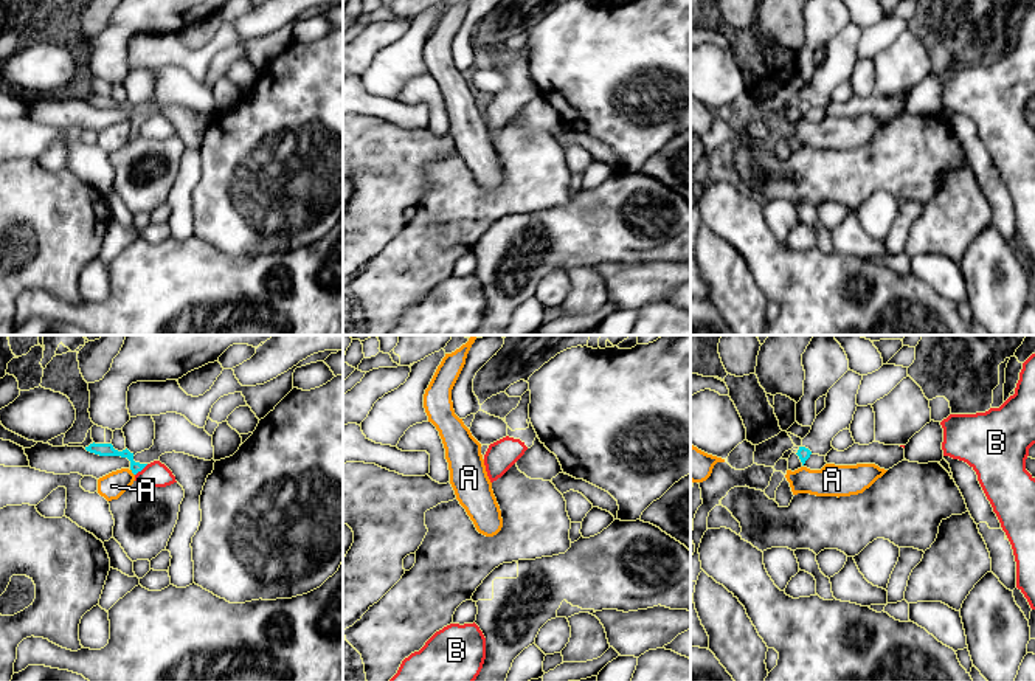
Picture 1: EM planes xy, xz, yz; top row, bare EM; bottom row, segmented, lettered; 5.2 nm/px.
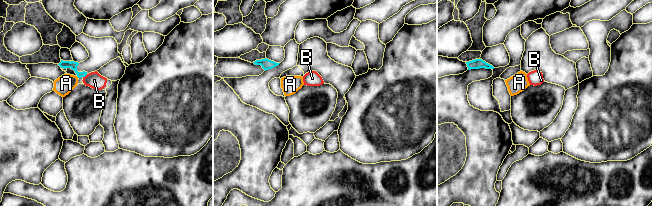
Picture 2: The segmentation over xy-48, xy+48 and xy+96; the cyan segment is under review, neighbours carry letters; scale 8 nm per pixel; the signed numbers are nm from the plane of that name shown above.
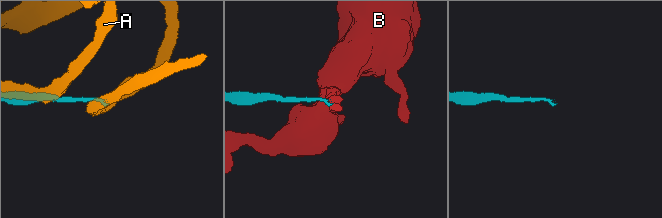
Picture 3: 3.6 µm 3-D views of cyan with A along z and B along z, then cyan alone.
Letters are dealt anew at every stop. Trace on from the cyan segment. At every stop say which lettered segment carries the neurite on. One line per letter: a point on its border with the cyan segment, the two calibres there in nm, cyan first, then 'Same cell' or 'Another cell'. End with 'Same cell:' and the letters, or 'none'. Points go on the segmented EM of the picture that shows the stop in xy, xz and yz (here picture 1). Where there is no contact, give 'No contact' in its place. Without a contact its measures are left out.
A: Touches cyan at xy (132, 472). Thickness 60 nm (cyan) against 140 nm. Another cell
B: Touches cyan at xy (141, 469). Thickness 60 nm (cyan) against 130 nm. Another cell
Same cell: none

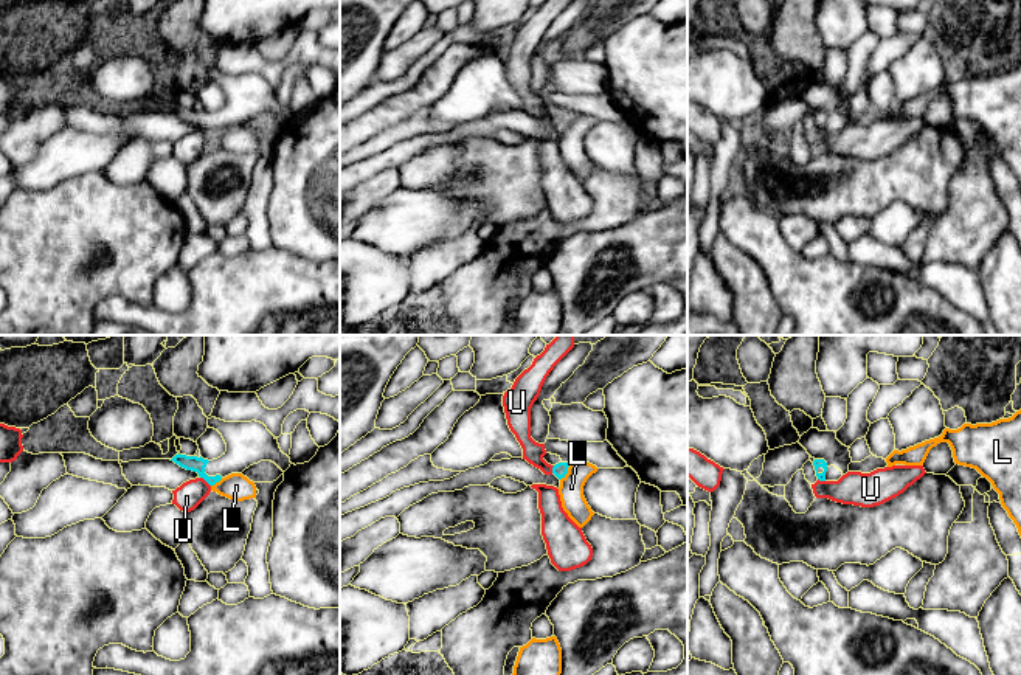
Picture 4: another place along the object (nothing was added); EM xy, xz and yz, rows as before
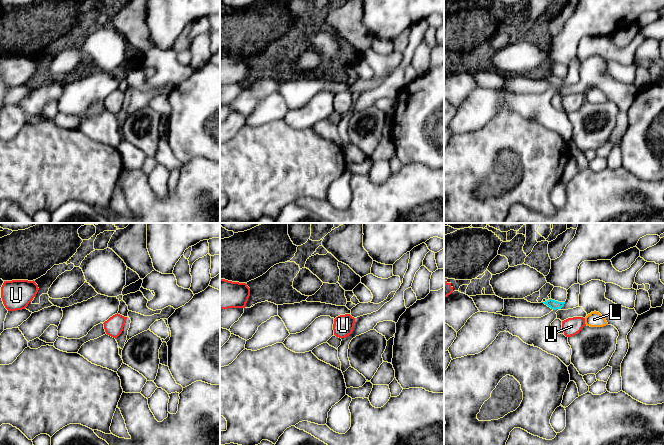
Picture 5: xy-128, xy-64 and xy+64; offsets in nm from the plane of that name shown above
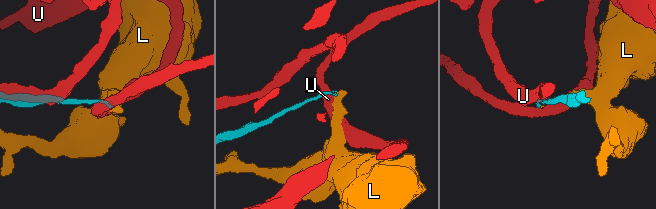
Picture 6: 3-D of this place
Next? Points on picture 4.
L: Touches cyan at xz (567, 472). Thickness 70 nm (cyan) against 130 nm. Another cell
U: Touches cyan at xy (205, 480). Thickness 80 nm (cyan) against 140 nm. Another cell
Same cell: none

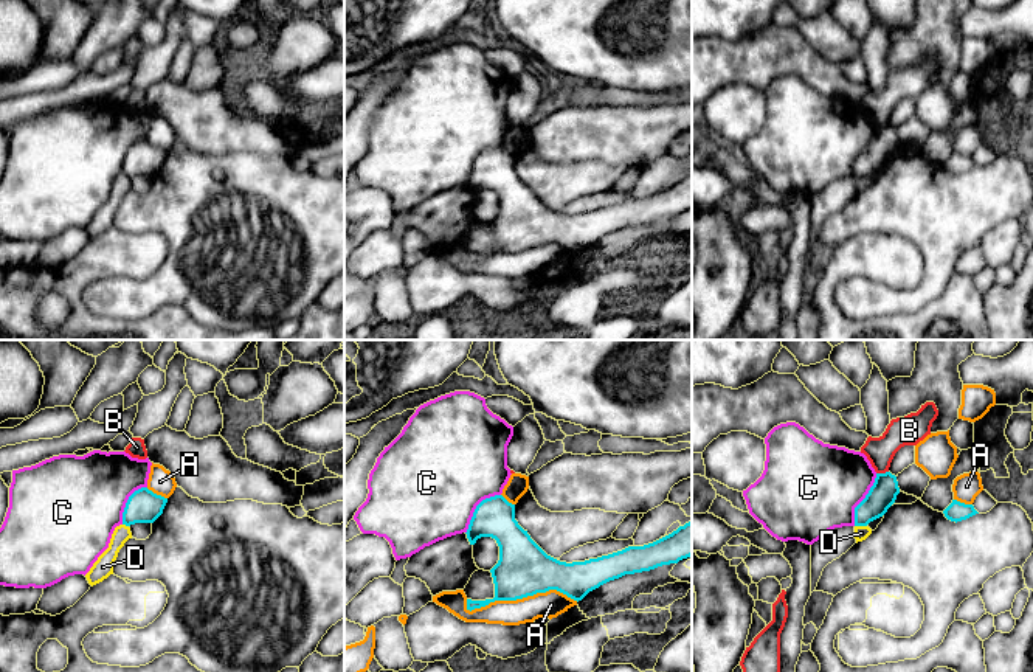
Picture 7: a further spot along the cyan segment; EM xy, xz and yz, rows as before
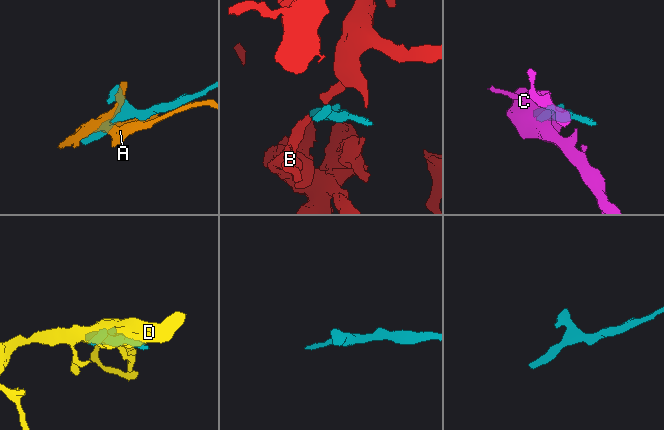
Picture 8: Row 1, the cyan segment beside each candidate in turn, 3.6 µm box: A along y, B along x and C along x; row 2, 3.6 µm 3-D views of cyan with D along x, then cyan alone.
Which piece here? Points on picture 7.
A: Touches cyan at xz (521, 598). Thickness 280 nm (cyan) against 140 nm. Another cell
B: Touches cyan at yz (881, 474). Thickness 140 nm (cyan) against 150 nm. Another cell
C: Touches cyan at yz (863, 500). Thickness 140 nm (cyan) against 460 nm. Another cell
D: Touches cyan at yz (861, 525). Thickness 140 nm (cyan) against 80 nm. Another cell
Same cell: none

